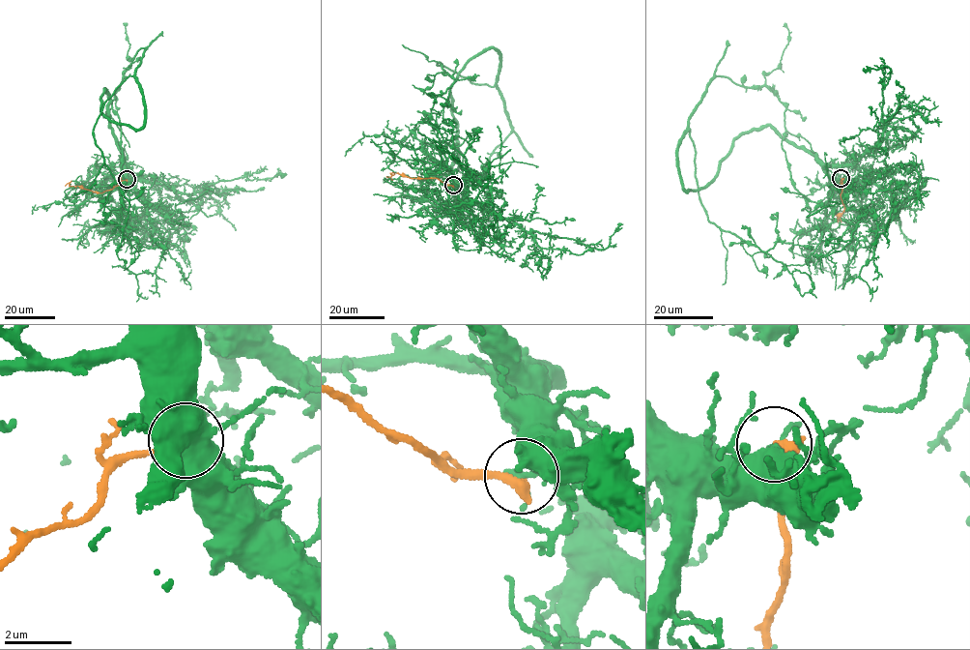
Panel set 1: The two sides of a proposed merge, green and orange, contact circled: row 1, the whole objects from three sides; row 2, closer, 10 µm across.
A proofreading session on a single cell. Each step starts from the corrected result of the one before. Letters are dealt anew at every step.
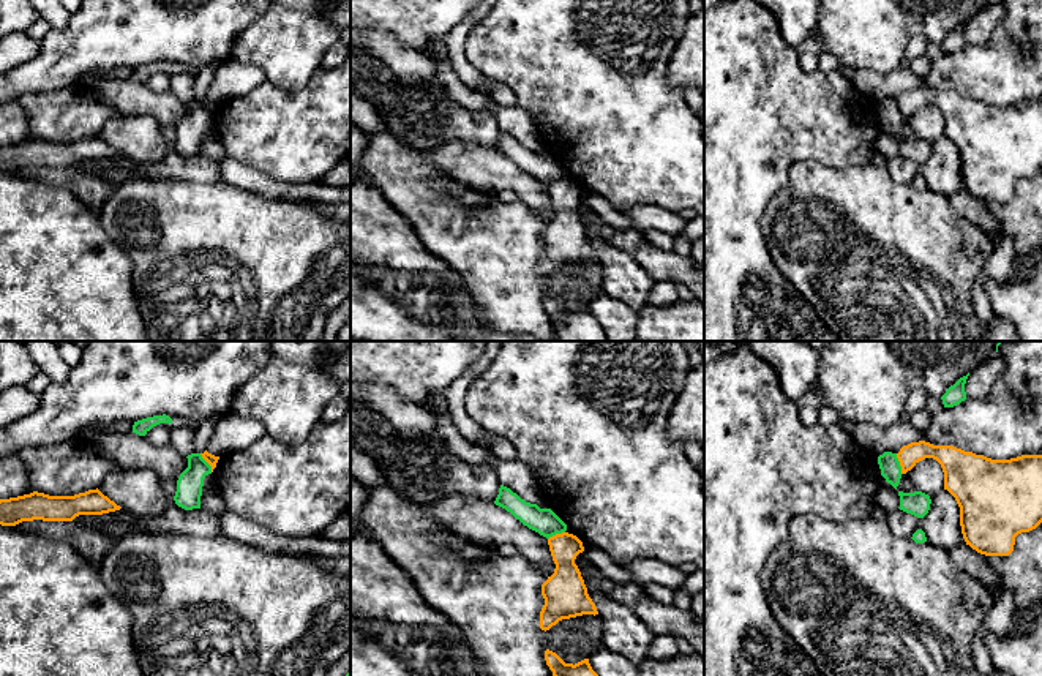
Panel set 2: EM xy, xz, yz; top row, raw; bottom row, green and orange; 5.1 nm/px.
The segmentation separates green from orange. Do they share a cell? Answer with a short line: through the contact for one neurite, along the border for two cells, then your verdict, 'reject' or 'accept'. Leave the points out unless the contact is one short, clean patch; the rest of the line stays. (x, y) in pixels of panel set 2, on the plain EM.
line yz (895, 100), (902, 119); reject

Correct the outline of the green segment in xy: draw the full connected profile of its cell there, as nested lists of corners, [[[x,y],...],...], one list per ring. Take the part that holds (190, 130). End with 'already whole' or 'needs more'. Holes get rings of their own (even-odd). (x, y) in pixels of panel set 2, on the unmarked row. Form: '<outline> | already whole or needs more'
[[[191,100],[186,104],[188,114],[177,126],[174,147],[178,153],[193,156],[201,155],[204,125],[212,120],[212,112],[202,104],[201,100]]] | already whole

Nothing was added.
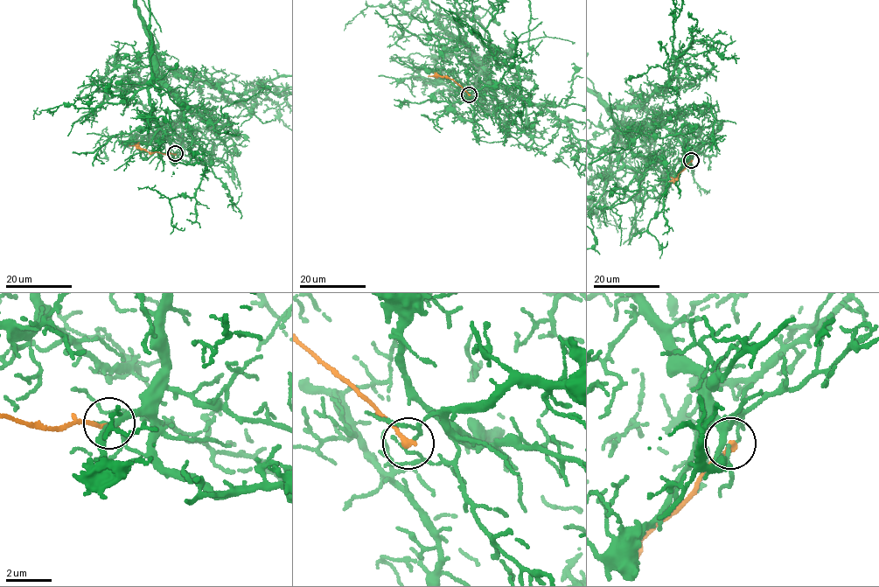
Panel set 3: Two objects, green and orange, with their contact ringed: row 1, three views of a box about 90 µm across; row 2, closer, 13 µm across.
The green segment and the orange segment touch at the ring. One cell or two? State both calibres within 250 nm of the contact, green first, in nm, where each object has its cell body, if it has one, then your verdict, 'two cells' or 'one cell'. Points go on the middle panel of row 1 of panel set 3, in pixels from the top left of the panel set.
150 nm thick on the green side, 280 nm on the other; no cell body on green; no cell body on orange; two cells

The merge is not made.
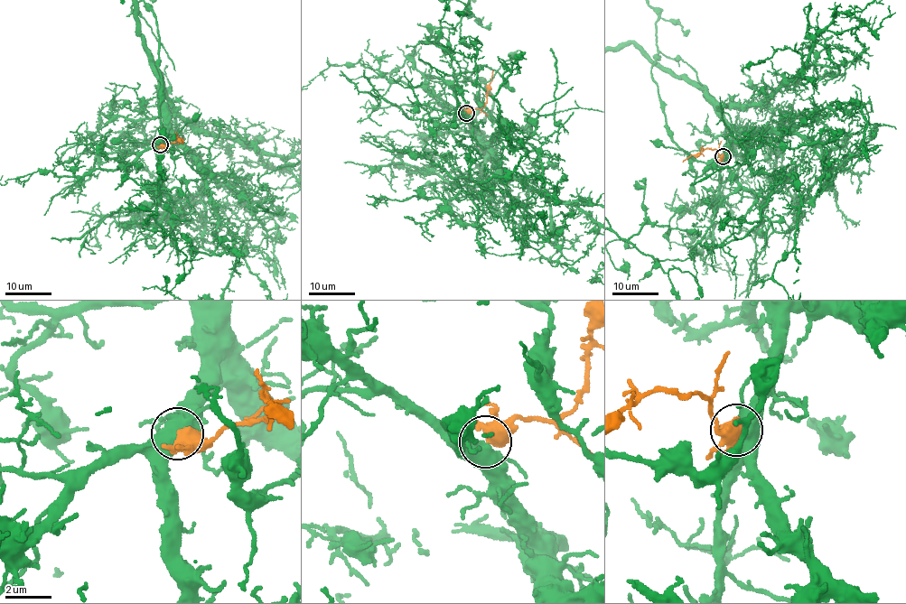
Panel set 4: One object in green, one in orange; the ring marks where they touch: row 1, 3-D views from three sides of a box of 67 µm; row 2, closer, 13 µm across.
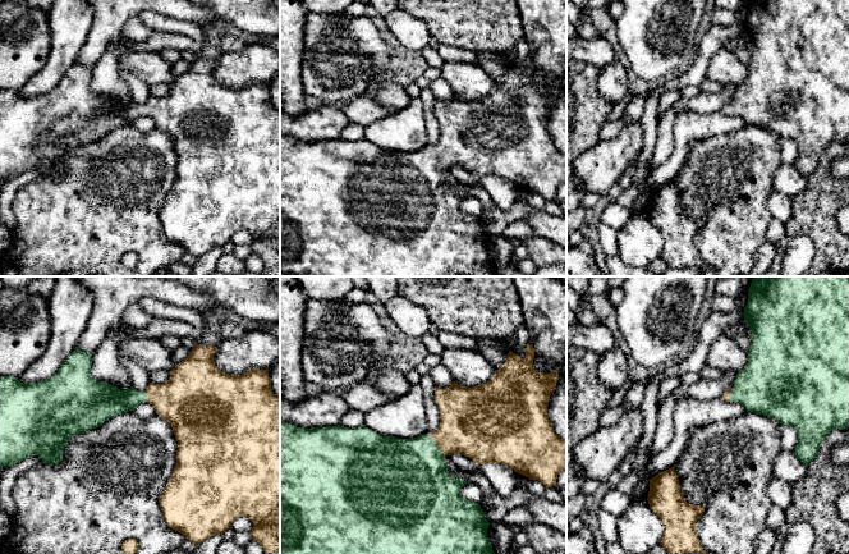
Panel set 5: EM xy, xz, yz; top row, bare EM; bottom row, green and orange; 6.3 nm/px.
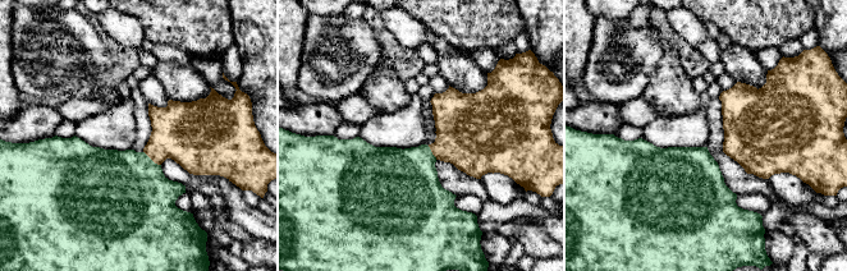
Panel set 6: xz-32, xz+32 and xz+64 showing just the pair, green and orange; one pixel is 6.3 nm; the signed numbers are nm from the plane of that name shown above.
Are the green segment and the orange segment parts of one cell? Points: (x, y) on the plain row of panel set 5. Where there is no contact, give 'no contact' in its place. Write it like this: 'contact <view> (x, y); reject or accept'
contact xz (436, 159); accept

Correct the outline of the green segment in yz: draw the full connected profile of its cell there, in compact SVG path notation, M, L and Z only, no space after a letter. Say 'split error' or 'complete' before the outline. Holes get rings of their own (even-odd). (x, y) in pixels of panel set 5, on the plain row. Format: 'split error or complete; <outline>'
split error; M749 0L743 29L752 46L748 75L721 111L793 139L798 146L793 166L807 179L818 168L823 151L849 137L849 0Z

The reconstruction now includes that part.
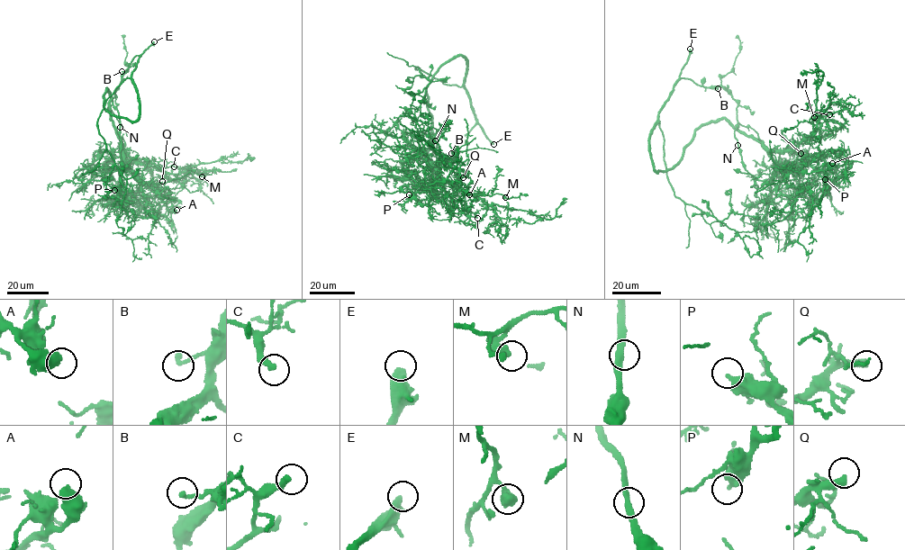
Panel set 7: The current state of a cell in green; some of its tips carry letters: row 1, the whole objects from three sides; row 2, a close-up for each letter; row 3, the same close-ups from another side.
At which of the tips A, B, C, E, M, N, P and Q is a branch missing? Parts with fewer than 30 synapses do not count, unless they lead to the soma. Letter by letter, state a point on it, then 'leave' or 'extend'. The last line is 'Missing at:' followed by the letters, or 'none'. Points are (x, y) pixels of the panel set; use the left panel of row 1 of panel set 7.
A: at (176, 210); leave
B: at (122, 71); leave
C: at (174, 166); leave
E: at (154, 41); extend
M: at (202, 176); leave
N: at (120, 127); leave
P: at (114, 190); leave
Q: at (162, 181); extend
Missing at: E, Q

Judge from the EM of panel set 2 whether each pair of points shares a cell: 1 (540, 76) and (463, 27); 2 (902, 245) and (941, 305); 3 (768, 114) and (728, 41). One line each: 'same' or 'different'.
1: different
2: same
3: same

